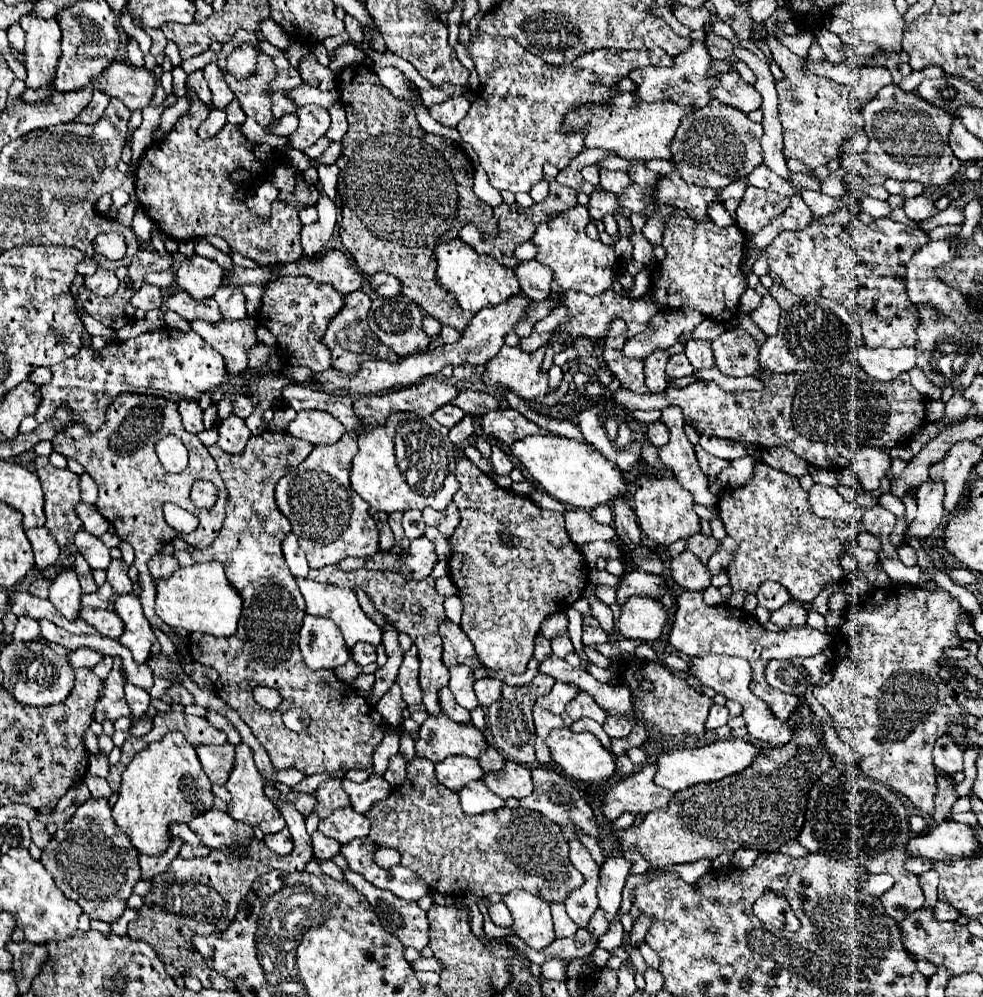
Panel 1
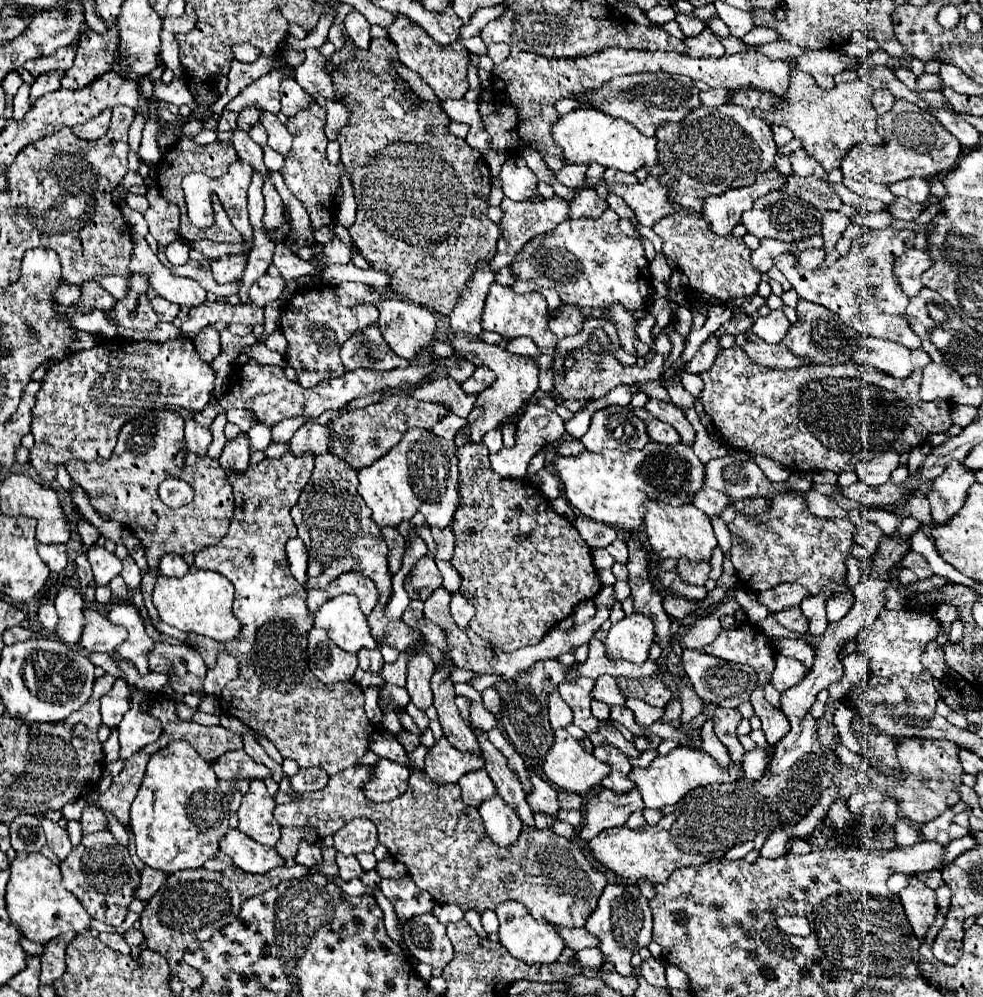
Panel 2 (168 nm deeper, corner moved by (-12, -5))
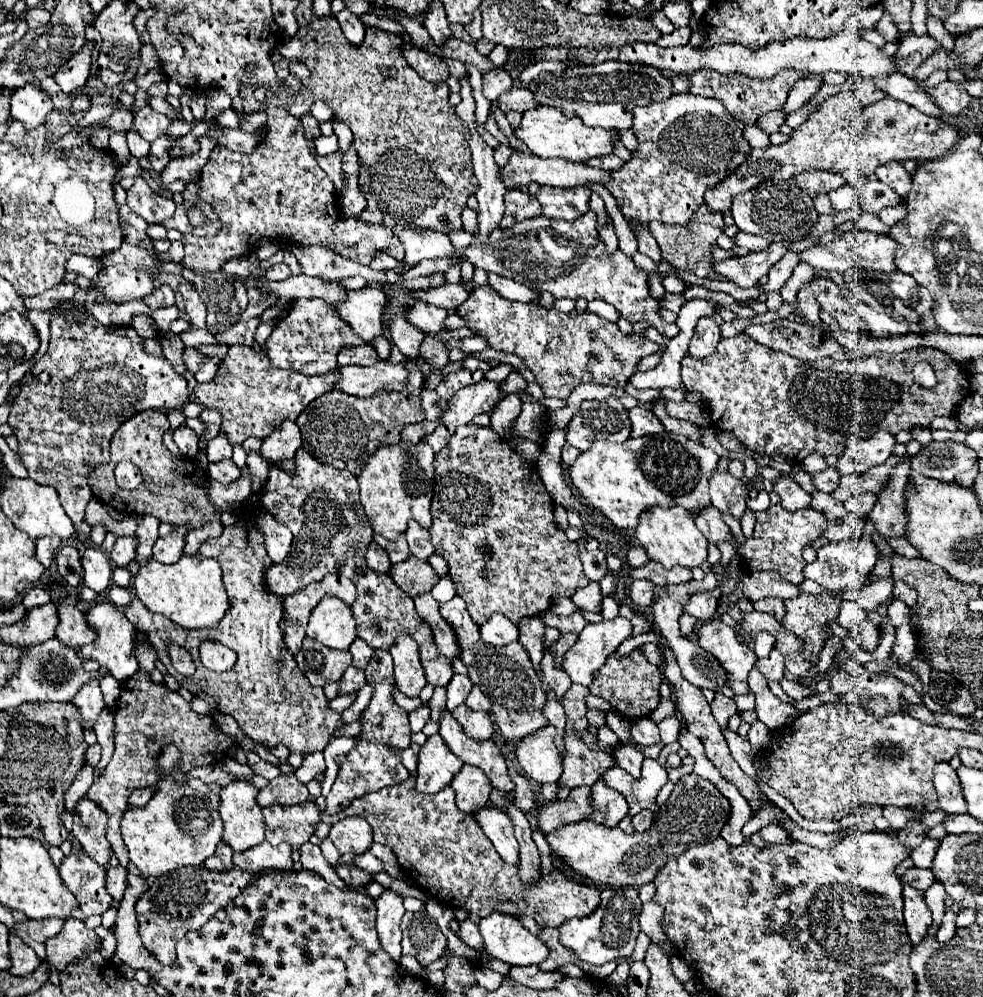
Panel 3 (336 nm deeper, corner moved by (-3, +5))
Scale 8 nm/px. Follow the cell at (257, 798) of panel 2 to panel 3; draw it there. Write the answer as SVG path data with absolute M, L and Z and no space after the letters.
M232 781L220 791L220 817L224 821L222 839L234 851L244 851L264 841L266 825L256 793L258 787L250 781Z

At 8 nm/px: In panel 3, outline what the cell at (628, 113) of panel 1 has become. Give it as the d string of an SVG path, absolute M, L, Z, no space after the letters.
M536 107L522 115L520 129L514 131L518 139L522 139L528 149L538 157L562 157L568 161L586 161L590 157L604 157L612 153L614 141L620 141L620 133L616 129L594 129L586 127L580 117L564 117L560 109L552 107Z

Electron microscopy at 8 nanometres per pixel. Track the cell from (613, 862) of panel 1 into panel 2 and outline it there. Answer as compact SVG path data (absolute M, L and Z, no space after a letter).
M607 885L599 903L597 911L589 915L585 929L599 939L597 949L603 953L603 961L611 963L619 975L631 975L631 957L639 953L641 947L647 947L651 943L651 911L649 911L649 899L645 899L639 889L623 887L623 885Z

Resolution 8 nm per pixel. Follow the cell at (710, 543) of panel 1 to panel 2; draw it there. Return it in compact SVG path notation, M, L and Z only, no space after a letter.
M679 559L675 571L683 583L705 585L709 575L709 563L685 563L685 559Z

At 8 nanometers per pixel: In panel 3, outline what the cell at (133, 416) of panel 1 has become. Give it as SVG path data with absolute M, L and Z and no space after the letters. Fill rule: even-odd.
M146 409L144 413L132 415L126 423L120 425L110 441L110 461L104 465L96 465L96 469L88 475L88 485L100 503L120 513L128 513L132 517L152 515L162 523L170 523L174 527L184 525L190 531L200 529L218 513L208 497L208 473L200 467L198 459L178 457L170 453L162 441L166 431L170 431L170 421L166 413ZM120 461L130 461L140 467L144 481L138 489L126 491L116 485L114 467Z

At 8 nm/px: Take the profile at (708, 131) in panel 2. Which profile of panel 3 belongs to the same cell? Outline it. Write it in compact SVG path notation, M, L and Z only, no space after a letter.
M678 93L668 101L636 107L632 131L638 139L638 151L632 153L632 159L618 171L612 171L606 189L614 195L626 219L640 219L644 227L654 219L672 225L686 225L694 209L704 203L704 191L718 185L748 157L750 145L744 141L744 127L746 125L740 125L736 117L728 117L728 111L720 101L712 97L696 97L692 93Z

